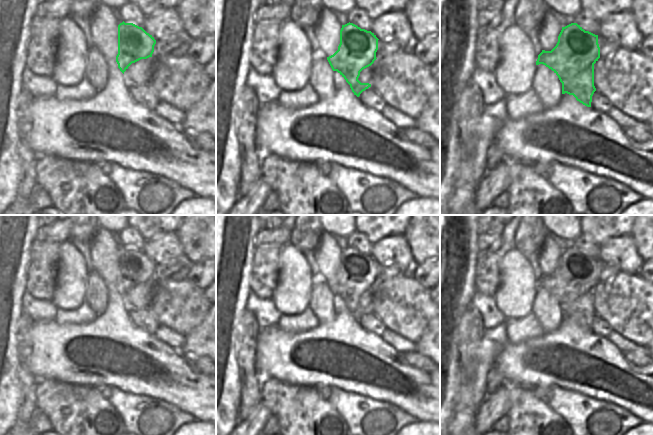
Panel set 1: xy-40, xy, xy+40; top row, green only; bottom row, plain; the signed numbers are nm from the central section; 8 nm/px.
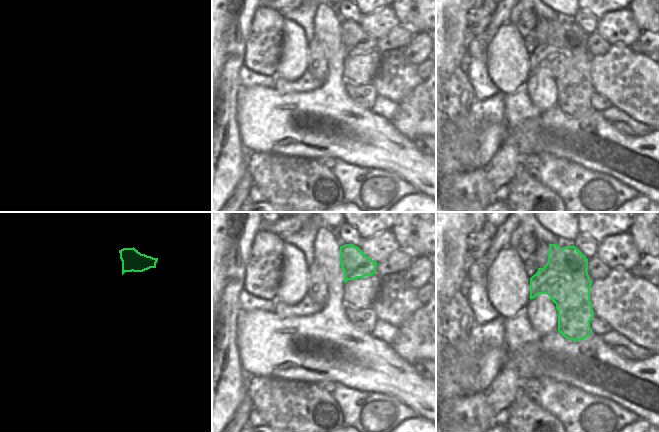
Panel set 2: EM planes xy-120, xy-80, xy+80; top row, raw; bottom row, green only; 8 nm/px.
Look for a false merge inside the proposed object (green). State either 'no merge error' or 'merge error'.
merge error

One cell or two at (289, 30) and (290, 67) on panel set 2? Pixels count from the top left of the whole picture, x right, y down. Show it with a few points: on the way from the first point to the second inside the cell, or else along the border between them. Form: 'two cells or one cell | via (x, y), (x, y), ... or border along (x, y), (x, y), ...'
one cell | via (290, 39), (290, 58)

